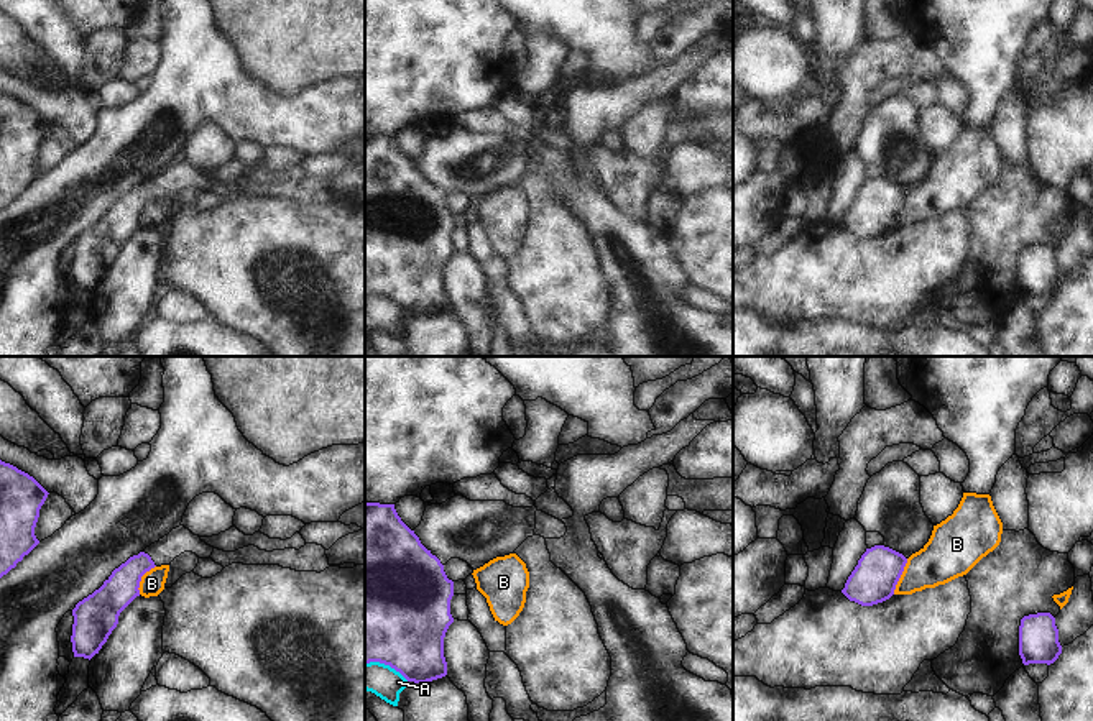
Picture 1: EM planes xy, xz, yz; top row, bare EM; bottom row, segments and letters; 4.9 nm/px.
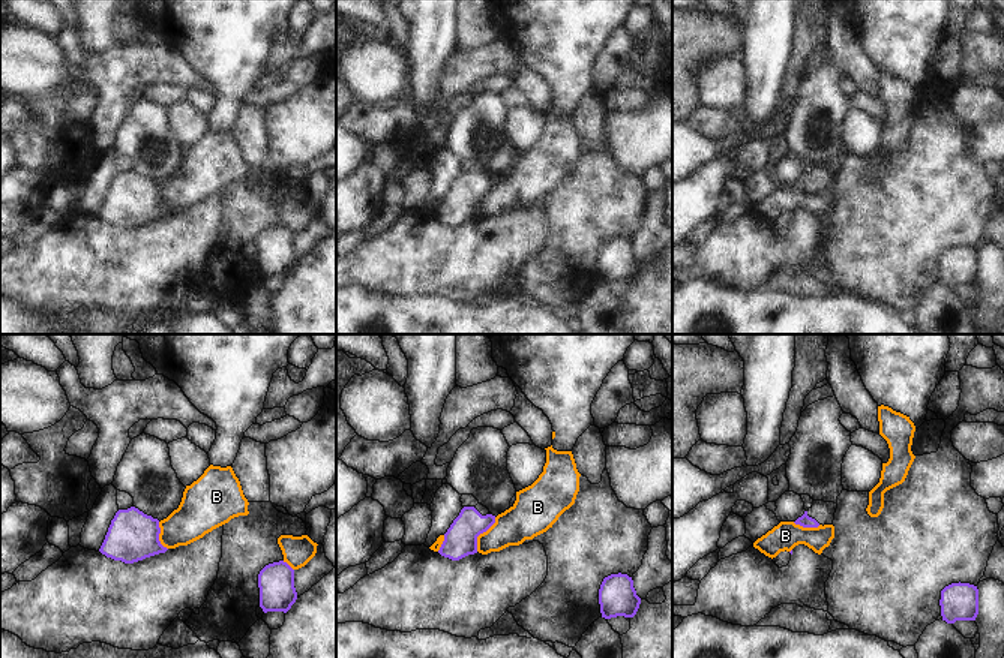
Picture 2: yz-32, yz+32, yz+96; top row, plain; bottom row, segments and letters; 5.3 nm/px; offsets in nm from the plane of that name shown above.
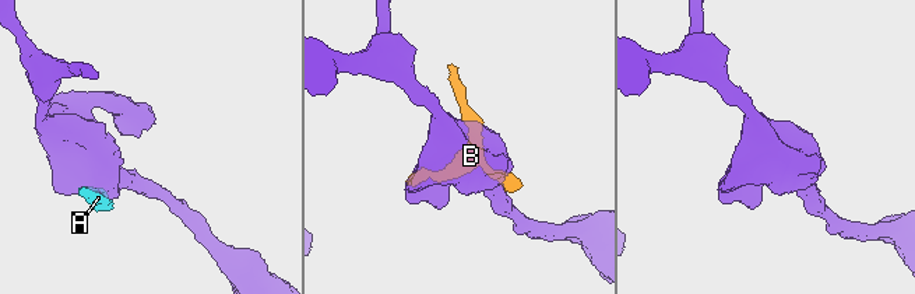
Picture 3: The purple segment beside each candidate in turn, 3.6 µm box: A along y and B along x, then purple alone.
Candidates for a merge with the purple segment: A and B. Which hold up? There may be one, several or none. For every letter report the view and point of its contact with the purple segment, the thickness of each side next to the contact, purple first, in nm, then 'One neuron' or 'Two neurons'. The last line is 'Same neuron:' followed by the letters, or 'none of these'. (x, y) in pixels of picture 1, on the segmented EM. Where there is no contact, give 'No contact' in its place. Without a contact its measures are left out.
A: Touches purple at xz (387, 664). Thickness 500 nm (purple) against 160 nm. Two neurons
B: Touches purple at yz (899, 577). Thickness 220 nm (purple) against 220 nm. Two neurons
Same neuron: none of these.

